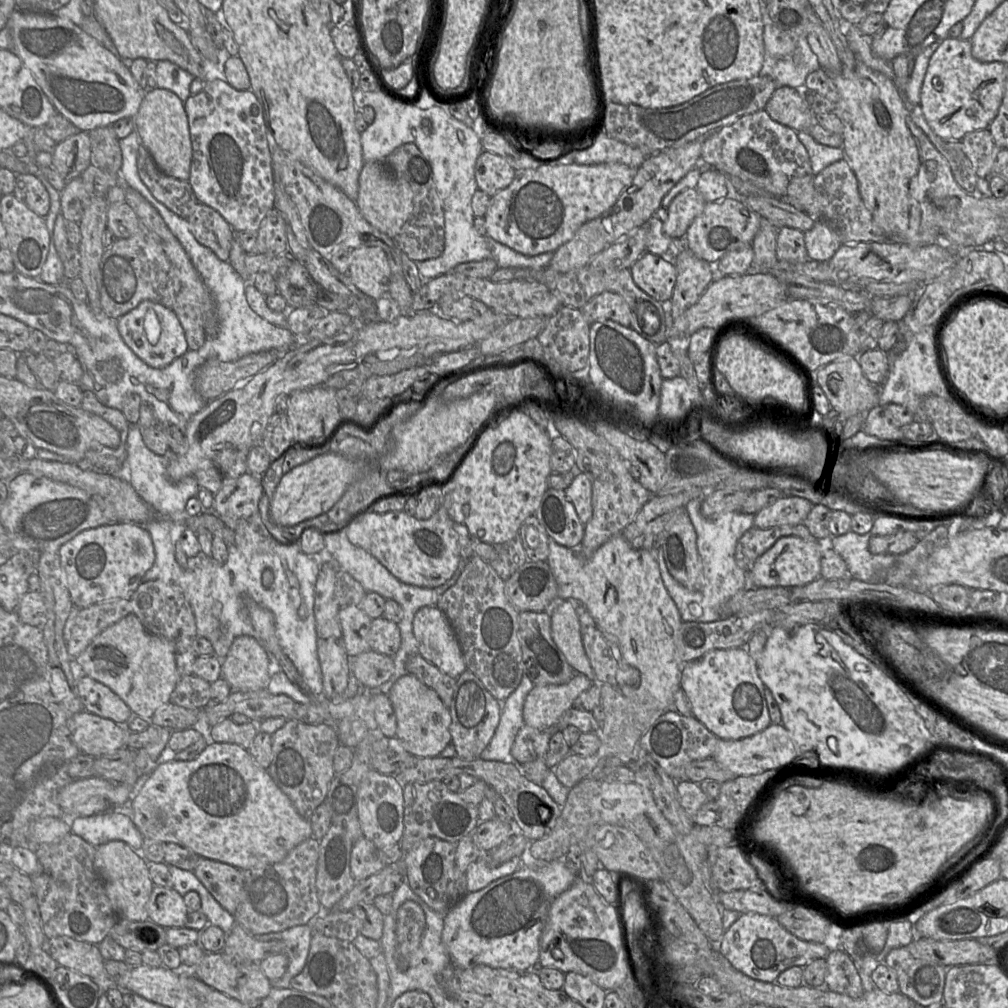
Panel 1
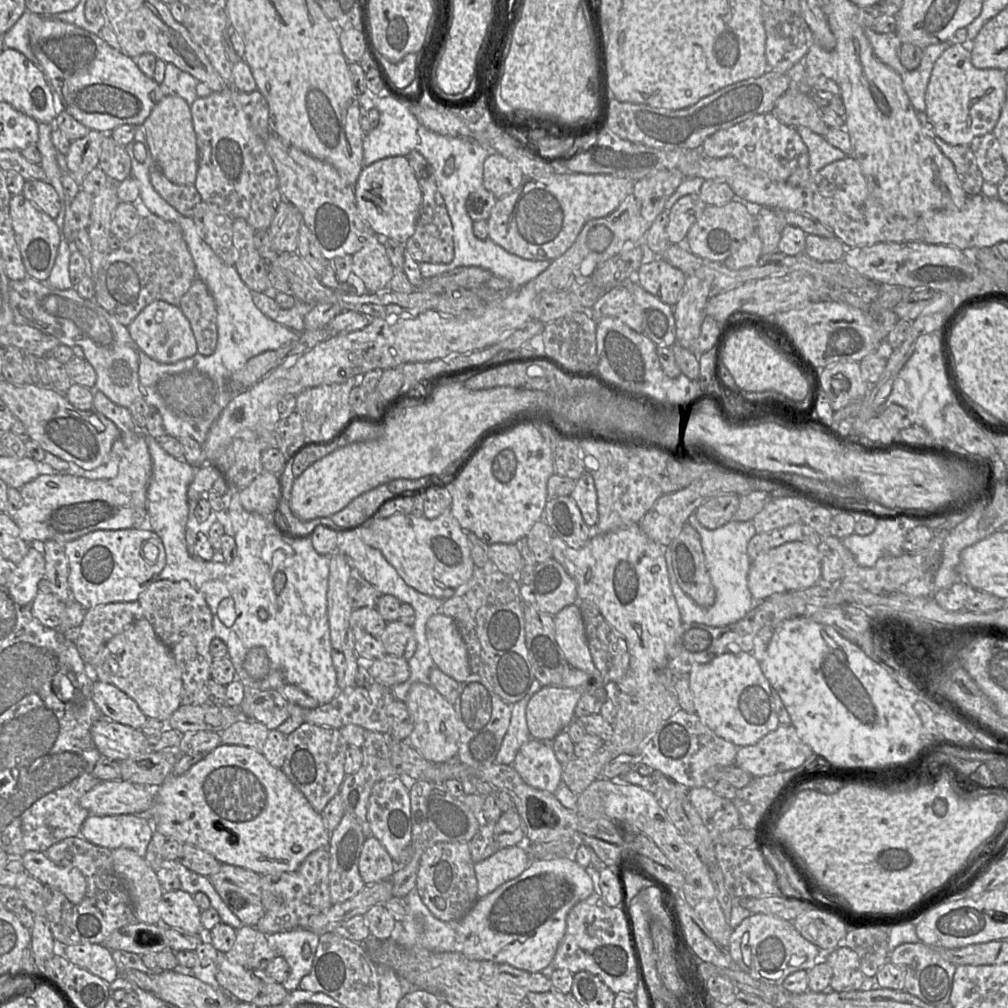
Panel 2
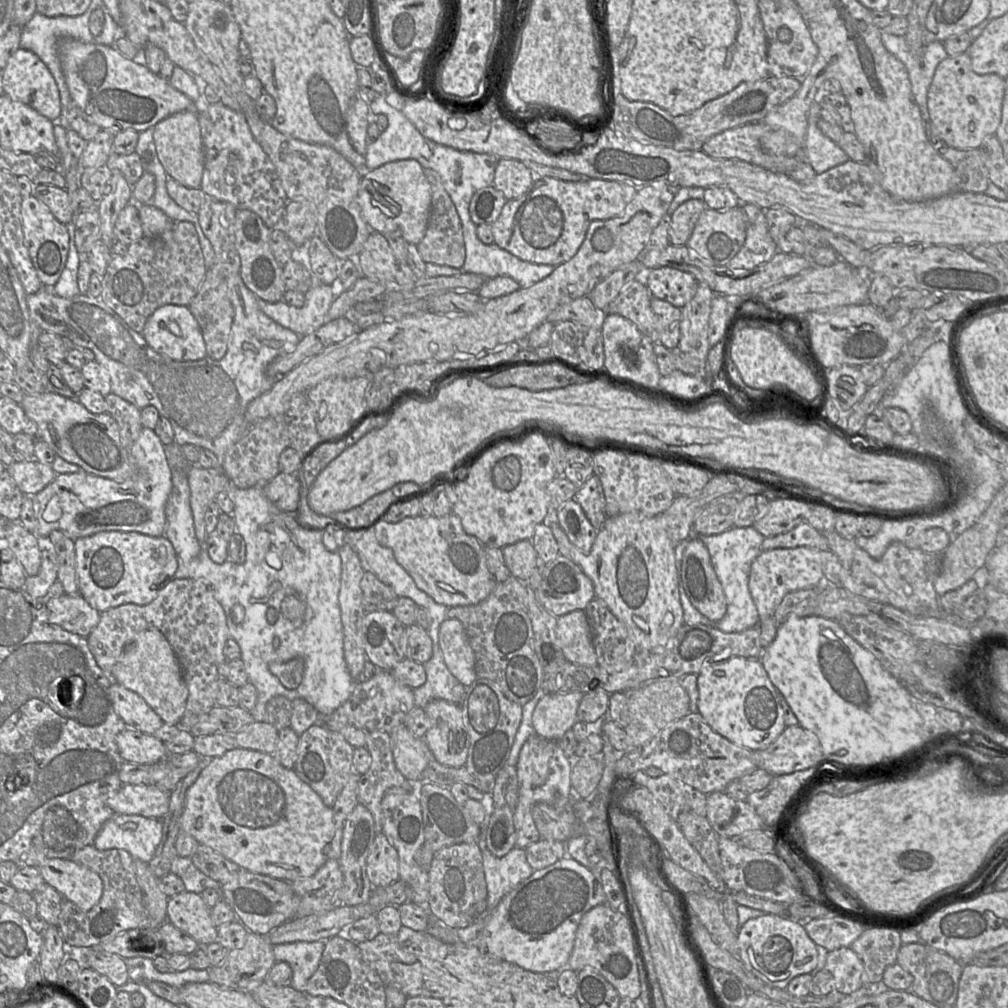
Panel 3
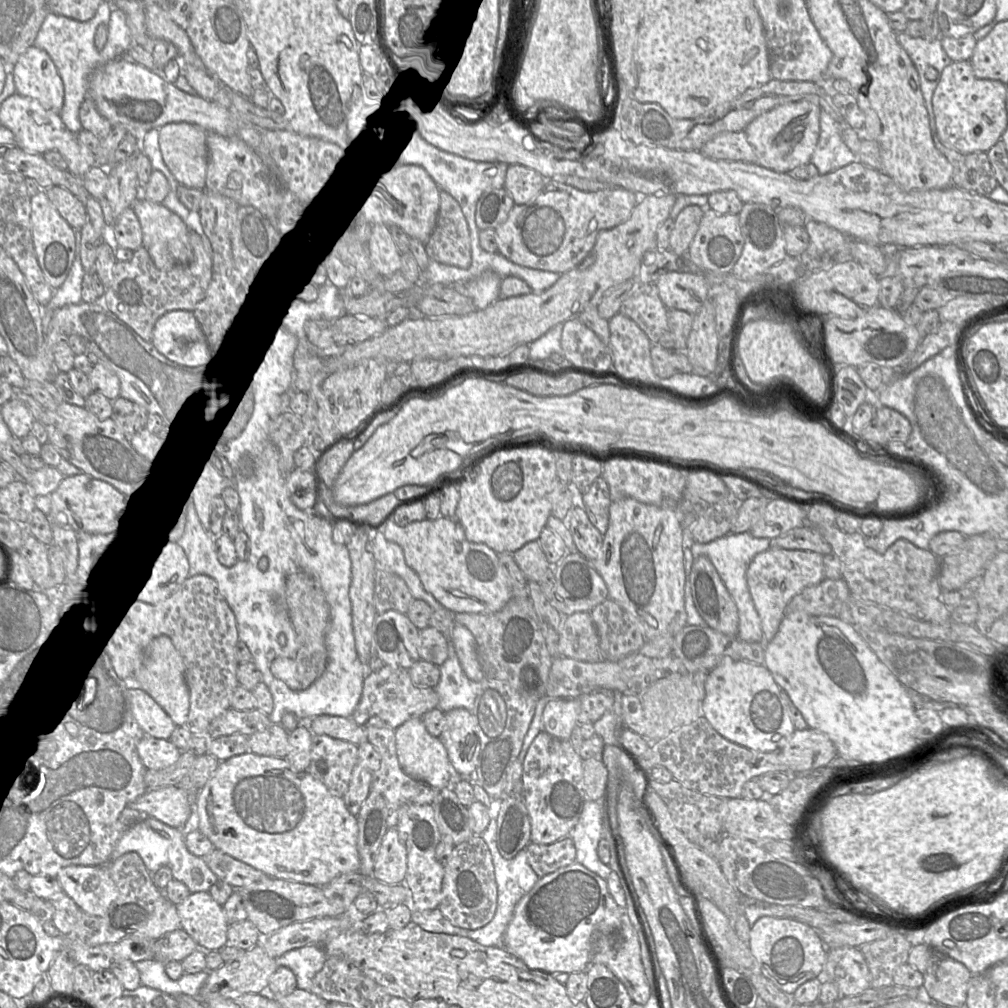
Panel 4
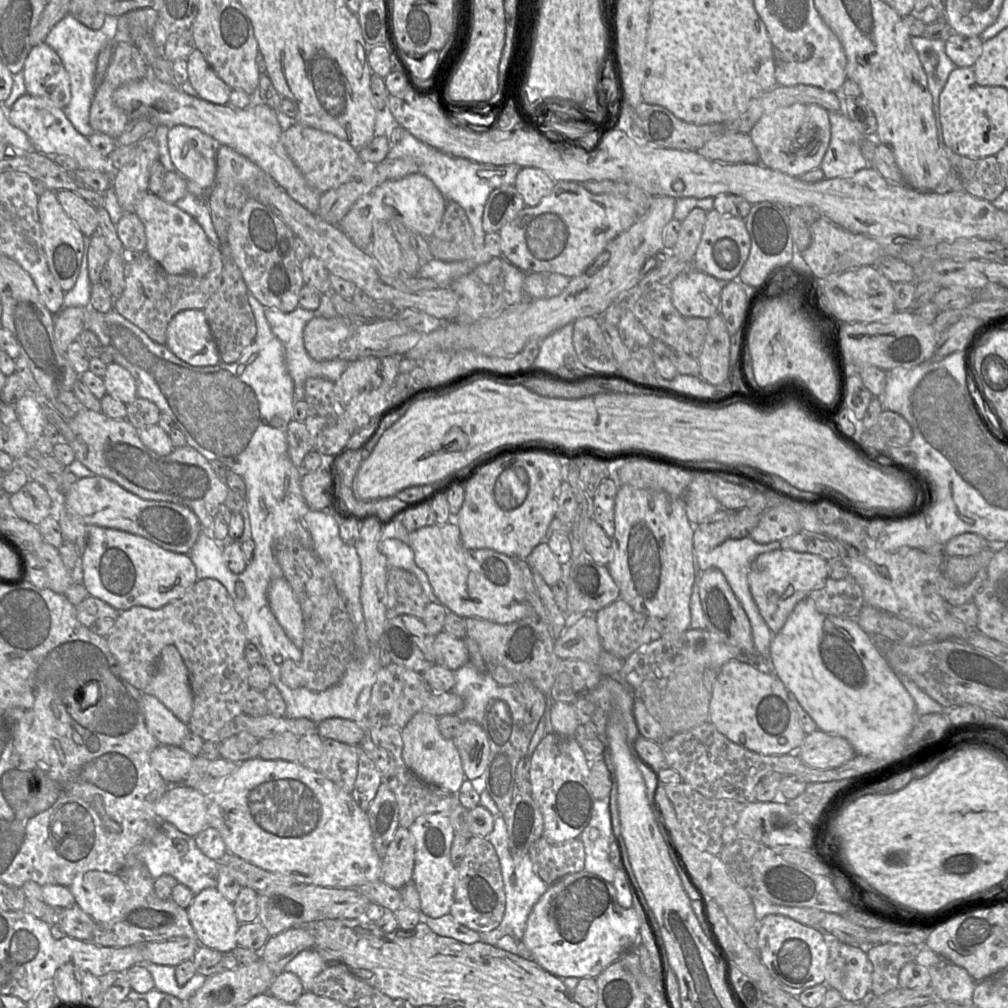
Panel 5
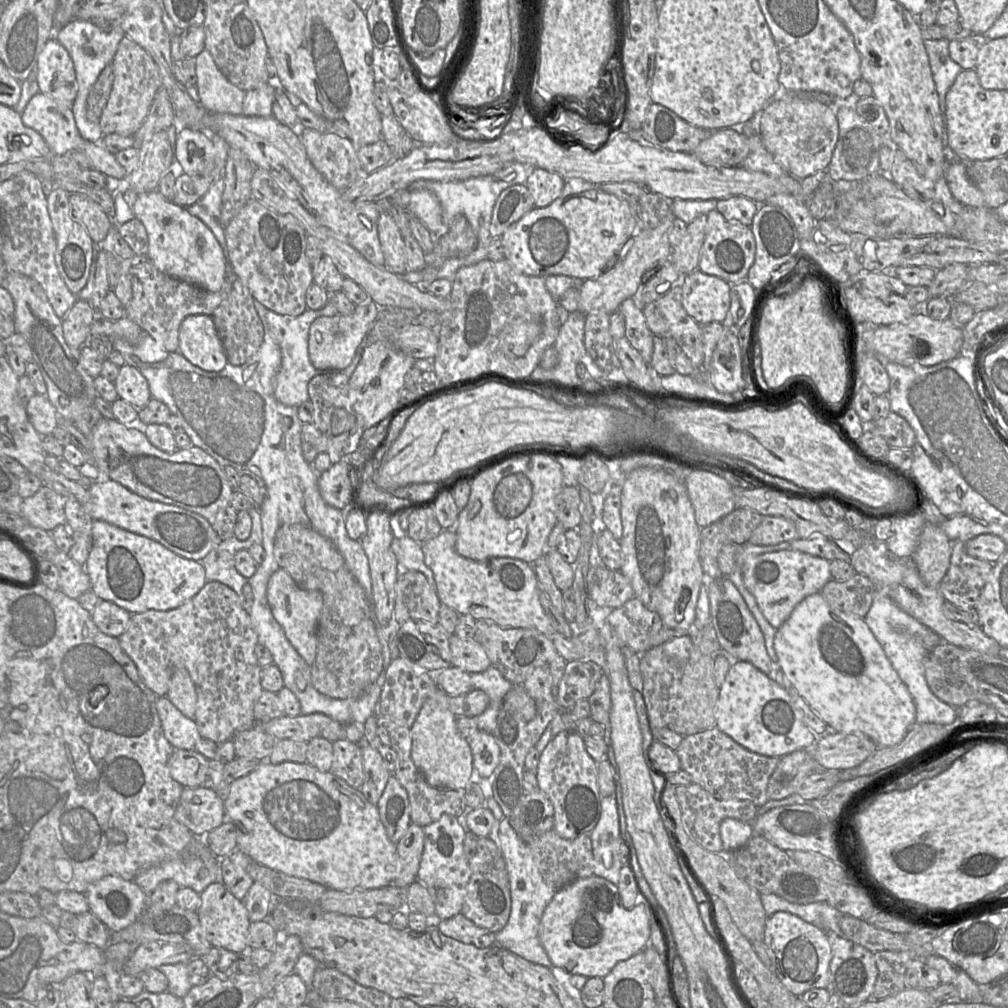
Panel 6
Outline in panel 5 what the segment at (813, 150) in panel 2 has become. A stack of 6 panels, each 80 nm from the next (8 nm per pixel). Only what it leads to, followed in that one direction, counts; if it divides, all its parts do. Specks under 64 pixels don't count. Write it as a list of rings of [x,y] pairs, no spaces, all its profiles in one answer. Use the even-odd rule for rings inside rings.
[[[829,112],[831,139],[820,165],[826,179],[849,178],[870,166],[862,154],[863,135],[855,123],[841,112]]]

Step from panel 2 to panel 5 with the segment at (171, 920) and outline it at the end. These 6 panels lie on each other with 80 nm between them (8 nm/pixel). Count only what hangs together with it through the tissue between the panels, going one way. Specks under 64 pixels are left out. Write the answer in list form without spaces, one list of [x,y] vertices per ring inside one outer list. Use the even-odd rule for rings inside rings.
[[[207,888],[194,896],[186,909],[199,946],[221,953],[237,947],[236,933],[240,926],[233,903],[216,888]]]

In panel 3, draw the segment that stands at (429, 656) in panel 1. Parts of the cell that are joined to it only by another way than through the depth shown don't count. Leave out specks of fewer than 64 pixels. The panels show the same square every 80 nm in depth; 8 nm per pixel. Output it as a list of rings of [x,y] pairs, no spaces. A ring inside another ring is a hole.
[[[446,618],[439,626],[438,643],[445,665],[464,686],[477,678],[475,654],[463,624],[458,619]]]

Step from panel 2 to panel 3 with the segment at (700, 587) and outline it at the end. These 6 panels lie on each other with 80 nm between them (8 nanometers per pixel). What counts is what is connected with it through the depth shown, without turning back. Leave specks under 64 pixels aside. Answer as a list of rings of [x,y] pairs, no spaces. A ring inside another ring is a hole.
[[[692,534],[692,537],[686,542],[677,543],[676,545],[681,584],[692,605],[712,622],[720,621],[726,614],[727,600],[711,563],[707,547],[696,534]]]

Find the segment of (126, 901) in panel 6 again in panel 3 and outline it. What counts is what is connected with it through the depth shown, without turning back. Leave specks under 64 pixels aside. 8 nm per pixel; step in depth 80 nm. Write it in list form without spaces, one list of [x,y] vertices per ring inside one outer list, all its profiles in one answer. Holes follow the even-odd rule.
[[[49,859],[38,870],[47,885],[81,910],[90,910],[102,896],[103,883],[99,875],[71,859]]]

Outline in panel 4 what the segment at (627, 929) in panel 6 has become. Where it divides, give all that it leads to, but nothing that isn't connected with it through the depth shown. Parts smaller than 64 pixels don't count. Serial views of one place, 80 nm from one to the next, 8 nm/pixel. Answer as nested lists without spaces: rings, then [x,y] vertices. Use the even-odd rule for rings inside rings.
[[[576,862],[574,864],[559,868],[558,870],[539,878],[533,888],[519,900],[514,909],[513,916],[506,928],[502,947],[505,948],[510,954],[523,961],[528,968],[533,970],[540,970],[548,974],[571,974],[574,972],[584,972],[592,963],[592,940],[596,934],[610,933],[615,931],[621,925],[621,923],[625,922],[626,920],[627,910],[625,907],[620,907],[617,905],[617,903],[614,901],[608,891],[606,880]]]

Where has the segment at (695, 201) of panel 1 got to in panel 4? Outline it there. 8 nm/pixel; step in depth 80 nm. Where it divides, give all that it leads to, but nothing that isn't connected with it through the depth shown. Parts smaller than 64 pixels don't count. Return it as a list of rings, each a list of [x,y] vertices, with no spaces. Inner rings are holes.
[[[689,205],[679,213],[670,236],[670,250],[672,252],[677,255],[687,254],[699,229],[704,211],[698,205]]]

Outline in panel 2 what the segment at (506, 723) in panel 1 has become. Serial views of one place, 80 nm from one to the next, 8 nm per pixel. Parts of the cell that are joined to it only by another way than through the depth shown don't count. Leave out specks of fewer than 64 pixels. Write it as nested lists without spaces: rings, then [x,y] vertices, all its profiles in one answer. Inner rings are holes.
[[[535,680],[528,693],[511,705],[509,727],[502,741],[496,763],[512,765],[520,747],[531,737],[526,722],[526,706],[531,696],[541,687],[542,685]]]

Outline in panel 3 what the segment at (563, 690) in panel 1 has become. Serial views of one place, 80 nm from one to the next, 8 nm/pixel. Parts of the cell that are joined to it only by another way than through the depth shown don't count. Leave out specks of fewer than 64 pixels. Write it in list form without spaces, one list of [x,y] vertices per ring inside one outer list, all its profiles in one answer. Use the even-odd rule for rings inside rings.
[[[581,692],[547,693],[537,703],[532,714],[534,733],[559,740],[577,721]]]

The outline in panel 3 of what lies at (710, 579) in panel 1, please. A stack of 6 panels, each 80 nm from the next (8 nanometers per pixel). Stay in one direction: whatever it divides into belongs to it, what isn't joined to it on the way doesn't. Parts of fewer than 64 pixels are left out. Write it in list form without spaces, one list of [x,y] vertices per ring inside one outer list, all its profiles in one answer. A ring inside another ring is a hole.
[[[732,526],[721,534],[710,536],[697,535],[697,537],[708,549],[711,563],[724,590],[727,600],[727,611],[720,621],[712,622],[692,605],[680,580],[679,594],[684,613],[684,624],[702,624],[715,627],[726,633],[742,632],[757,626],[759,624],[758,610],[749,591],[748,583],[751,564],[762,552],[761,545],[765,537],[756,531],[753,526],[742,528]]]

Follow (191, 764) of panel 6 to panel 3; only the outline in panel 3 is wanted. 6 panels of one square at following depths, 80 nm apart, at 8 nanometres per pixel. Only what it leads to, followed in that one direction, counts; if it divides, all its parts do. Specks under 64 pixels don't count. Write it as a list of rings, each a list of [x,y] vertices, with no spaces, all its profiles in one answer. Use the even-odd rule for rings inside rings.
[[[126,728],[116,738],[119,753],[124,761],[153,765],[169,753],[164,742],[133,728]]]

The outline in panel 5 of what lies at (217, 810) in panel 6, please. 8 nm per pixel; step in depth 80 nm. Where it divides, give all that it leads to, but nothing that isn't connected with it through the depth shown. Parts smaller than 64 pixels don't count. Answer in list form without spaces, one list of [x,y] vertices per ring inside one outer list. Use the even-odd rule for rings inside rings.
[[[171,785],[155,803],[155,813],[181,832],[194,837],[208,827],[207,796],[183,785]]]

